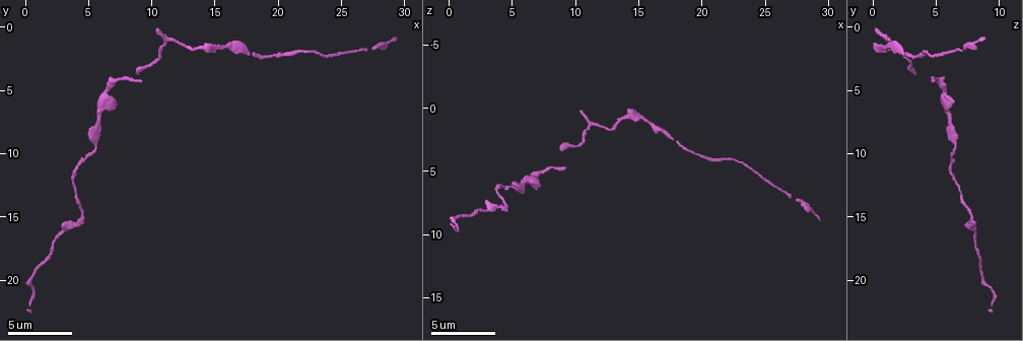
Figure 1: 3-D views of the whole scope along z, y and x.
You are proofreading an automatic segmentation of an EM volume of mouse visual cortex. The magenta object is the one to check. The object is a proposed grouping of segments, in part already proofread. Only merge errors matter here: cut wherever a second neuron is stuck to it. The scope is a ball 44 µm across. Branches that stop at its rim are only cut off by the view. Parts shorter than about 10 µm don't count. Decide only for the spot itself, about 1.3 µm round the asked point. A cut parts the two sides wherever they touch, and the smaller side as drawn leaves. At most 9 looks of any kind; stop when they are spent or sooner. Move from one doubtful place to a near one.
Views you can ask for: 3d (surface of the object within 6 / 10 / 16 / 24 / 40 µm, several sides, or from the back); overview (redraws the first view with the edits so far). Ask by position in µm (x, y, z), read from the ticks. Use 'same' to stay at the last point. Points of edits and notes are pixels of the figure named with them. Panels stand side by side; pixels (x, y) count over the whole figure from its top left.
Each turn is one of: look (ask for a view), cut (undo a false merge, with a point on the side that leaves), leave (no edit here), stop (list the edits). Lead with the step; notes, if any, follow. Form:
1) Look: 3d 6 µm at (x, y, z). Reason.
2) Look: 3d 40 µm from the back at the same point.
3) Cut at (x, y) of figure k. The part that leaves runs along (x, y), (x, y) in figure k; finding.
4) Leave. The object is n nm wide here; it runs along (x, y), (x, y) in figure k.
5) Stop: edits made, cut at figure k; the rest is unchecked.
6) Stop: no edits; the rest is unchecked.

Look: 3d 10 µm at (11.4, 1.0, 1.4). Abrupt turn.

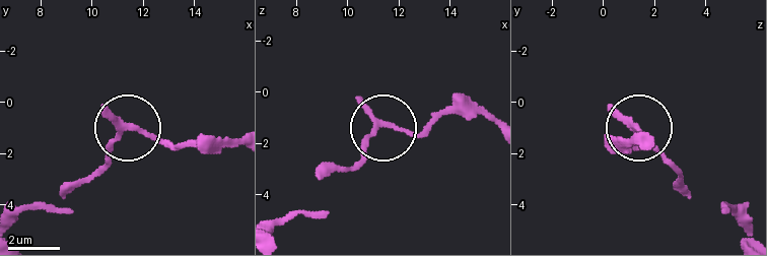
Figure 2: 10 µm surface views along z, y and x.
Leave. 3 arms meet here; one neuron here.

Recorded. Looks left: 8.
Look: 3d 6 µm at (6.8, 4.4, 5.4). Thick turns thin.

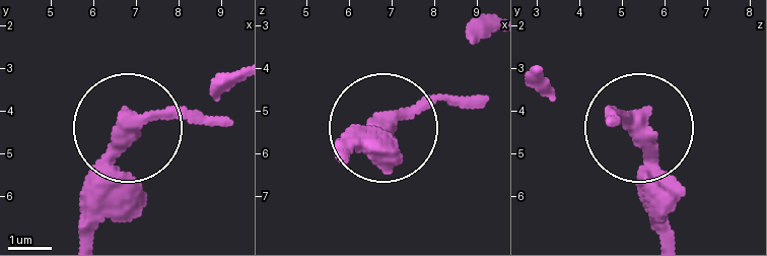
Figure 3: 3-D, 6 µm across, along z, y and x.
Leave. It runs along (216, 90), (143, 120), (92, 226) in figure 3; all the same neuron.

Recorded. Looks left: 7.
Look: 3d 16 µm at (5.4, 9.6, 6.4). Sudden change in width.

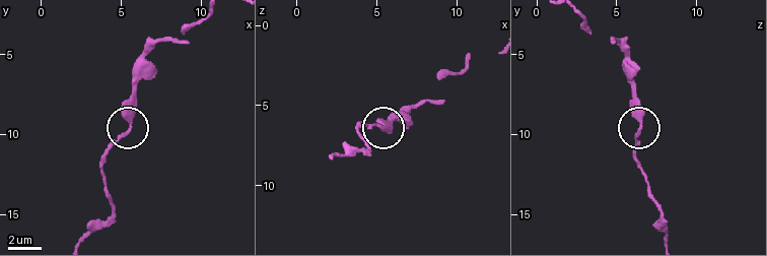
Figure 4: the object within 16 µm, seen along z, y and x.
Look: 3d 16 µm from the back at (5.4, 9.6, 6.3). From behind.

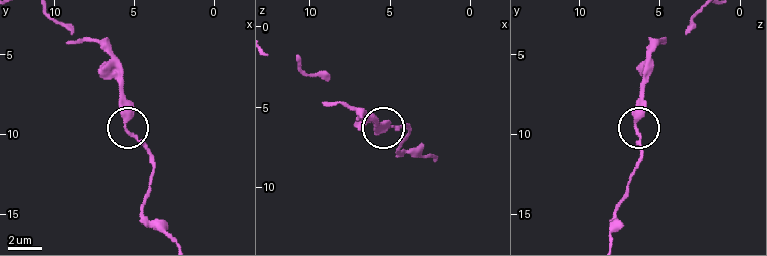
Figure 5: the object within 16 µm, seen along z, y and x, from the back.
Leave. All the same neuron.

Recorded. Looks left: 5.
Look: 3d 10 µm at (4.6, 14.6, 7.6). Thick turns thin.

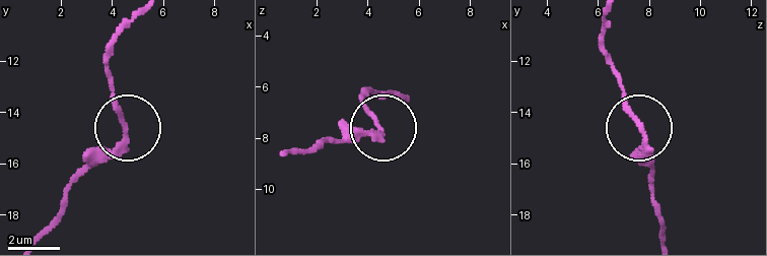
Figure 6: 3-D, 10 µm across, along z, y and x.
Look: 3d 6 µm at (4.4, 14.5, 7.6).

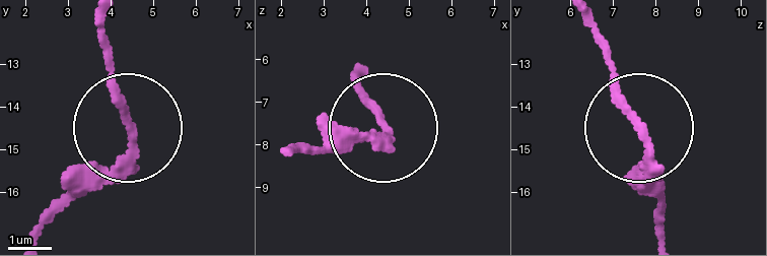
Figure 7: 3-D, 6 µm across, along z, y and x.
Leave. It runs along (363, 73), (380, 131), (297, 152) in figure 7; one neuron here.

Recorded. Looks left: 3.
Stop: no edits; the rest is unchecked.

